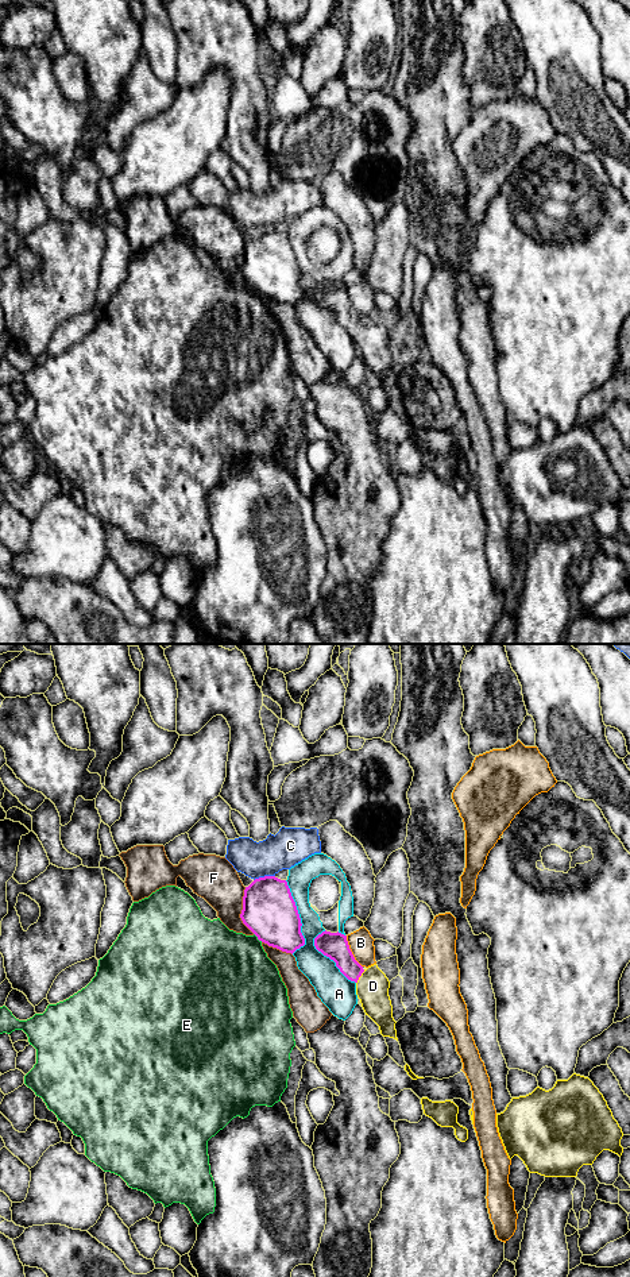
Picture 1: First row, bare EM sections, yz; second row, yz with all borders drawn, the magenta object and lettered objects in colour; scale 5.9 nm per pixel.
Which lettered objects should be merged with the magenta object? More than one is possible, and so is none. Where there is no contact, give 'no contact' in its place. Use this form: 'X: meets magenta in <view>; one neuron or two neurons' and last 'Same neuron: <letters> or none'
A: meets magenta in yz; two neurons
B: meets magenta in yz; two neurons
C: meets magenta in yz; two neurons
D: meets magenta in yz; one neuron
E: meets magenta in yz; two neurons
F: meets magenta in yz; two neurons
Same neuron: D

